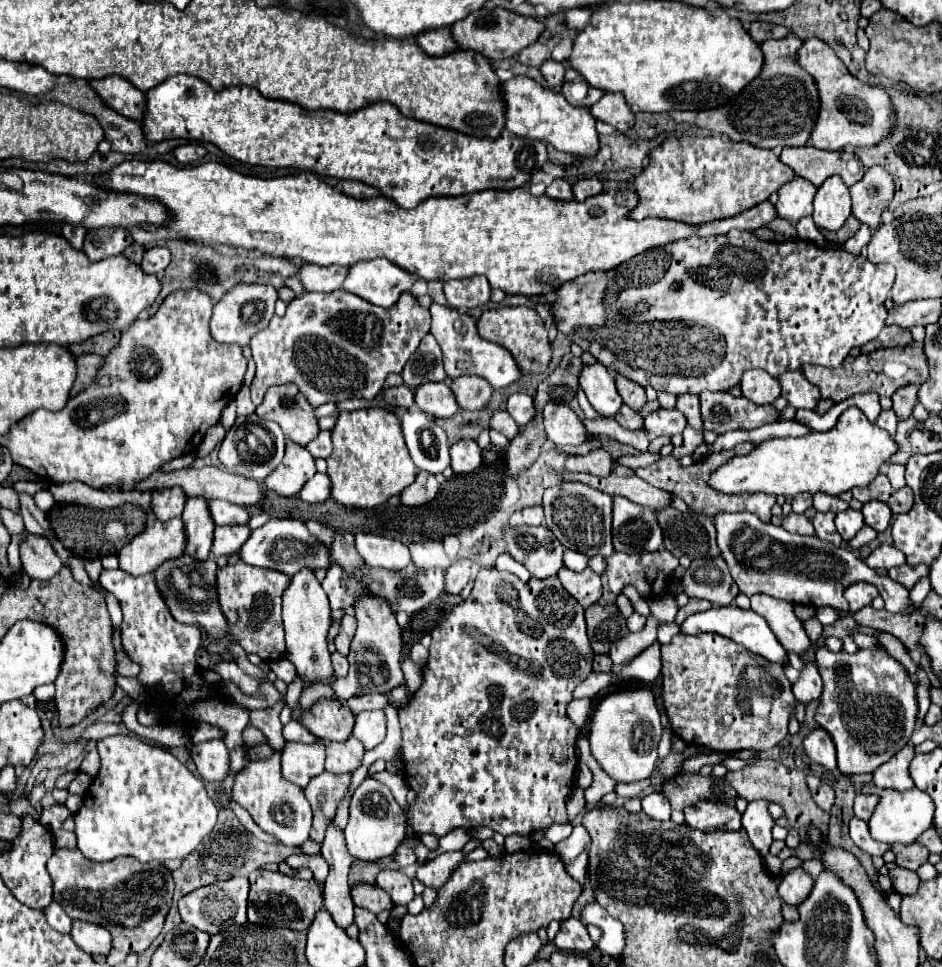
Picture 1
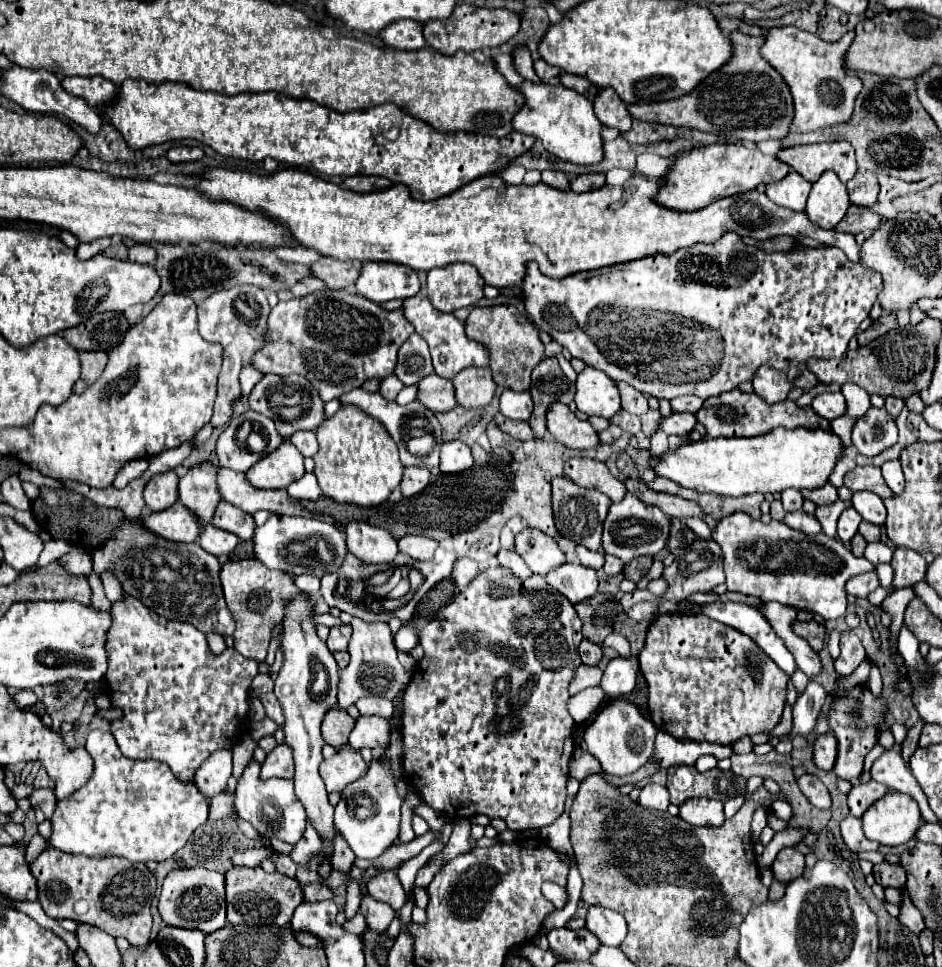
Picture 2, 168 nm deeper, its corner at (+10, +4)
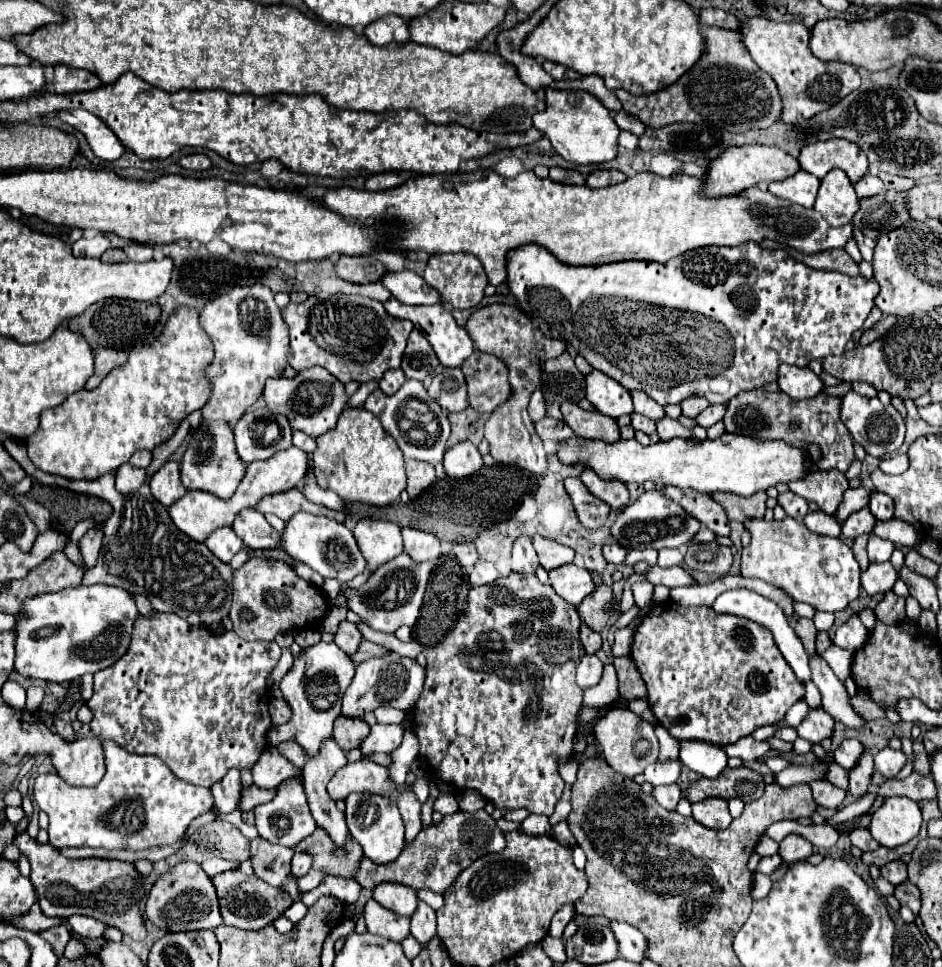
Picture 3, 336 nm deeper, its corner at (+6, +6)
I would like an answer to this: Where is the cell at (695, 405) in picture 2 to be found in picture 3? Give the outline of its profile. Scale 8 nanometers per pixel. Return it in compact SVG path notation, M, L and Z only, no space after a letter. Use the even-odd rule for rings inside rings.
M691 395L691 397L687 397L687 399L681 403L681 411L683 411L685 417L699 415L699 411L703 411L703 409L707 409L707 407L709 407L707 399L703 399L703 397L699 397L699 395Z

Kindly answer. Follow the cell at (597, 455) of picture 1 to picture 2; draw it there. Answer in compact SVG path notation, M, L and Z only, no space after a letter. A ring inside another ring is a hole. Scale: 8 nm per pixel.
M579 457L569 459L565 463L565 475L581 487L597 489L597 491L605 493L613 503L621 501L627 493L625 485L609 473L607 465L601 461L595 461L595 459L579 459Z

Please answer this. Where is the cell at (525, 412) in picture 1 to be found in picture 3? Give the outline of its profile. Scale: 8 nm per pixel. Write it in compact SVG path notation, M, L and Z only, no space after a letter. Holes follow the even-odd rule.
M539 389L531 395L527 411L529 411L529 415L531 415L533 421L539 421L541 417L545 417L545 399L543 399L543 393Z

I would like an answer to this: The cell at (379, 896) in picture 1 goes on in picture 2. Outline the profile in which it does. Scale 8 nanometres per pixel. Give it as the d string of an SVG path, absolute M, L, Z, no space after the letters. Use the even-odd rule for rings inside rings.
M367 895L361 901L361 909L359 909L367 921L367 927L377 931L377 933L385 933L387 927L391 925L391 921L395 919L395 911L389 905L383 905L379 901L375 901L371 895Z

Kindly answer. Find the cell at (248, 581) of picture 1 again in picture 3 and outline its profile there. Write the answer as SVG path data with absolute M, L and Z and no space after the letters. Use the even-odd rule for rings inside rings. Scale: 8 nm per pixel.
M251 557L241 569L233 571L233 601L229 617L233 621L235 633L251 643L251 641L273 641L277 633L301 629L301 627L317 627L319 619L327 611L325 595L311 583L299 579L291 565L275 559ZM247 609L255 615L253 621L241 619L241 611Z

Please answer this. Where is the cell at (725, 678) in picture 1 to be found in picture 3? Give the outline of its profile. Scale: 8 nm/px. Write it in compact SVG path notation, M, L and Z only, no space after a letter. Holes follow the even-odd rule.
M671 599L647 613L633 635L631 657L647 685L647 699L657 723L675 739L697 739L715 745L735 743L755 729L777 723L787 709L803 699L805 687L775 647L771 631L735 615L719 615L711 607L683 607Z

